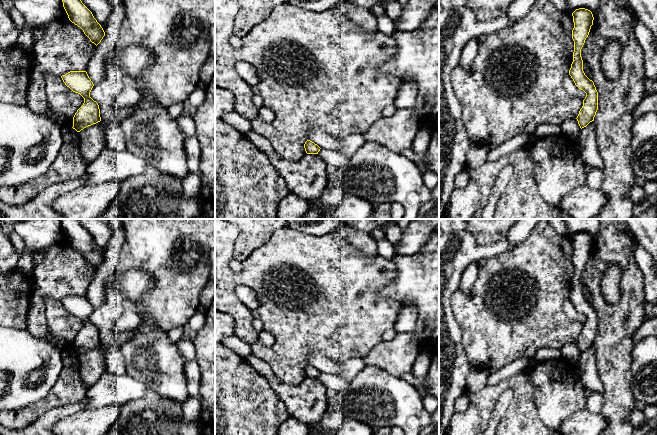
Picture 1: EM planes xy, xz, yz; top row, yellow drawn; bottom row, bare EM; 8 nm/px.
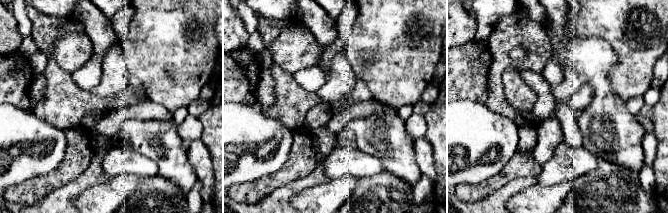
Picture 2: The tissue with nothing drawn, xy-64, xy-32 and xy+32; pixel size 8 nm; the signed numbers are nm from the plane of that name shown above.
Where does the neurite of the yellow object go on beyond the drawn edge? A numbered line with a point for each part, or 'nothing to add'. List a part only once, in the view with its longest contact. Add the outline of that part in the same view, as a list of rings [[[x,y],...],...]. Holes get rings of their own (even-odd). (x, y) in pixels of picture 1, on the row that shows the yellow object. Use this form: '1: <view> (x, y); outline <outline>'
nothing to add

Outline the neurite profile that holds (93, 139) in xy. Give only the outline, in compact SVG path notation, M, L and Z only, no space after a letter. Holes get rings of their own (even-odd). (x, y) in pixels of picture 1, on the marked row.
M98 123L88 126L79 133L79 150L83 162L88 165L94 161L101 150L107 146L106 133Z

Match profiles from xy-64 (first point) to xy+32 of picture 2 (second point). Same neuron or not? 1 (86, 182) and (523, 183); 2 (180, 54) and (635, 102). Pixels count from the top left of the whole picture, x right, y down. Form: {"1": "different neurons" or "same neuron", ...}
{"1": "same neuron", "2": "different neurons"}

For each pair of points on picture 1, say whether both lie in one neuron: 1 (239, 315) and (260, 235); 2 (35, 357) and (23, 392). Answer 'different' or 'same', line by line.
1: different
2: same

